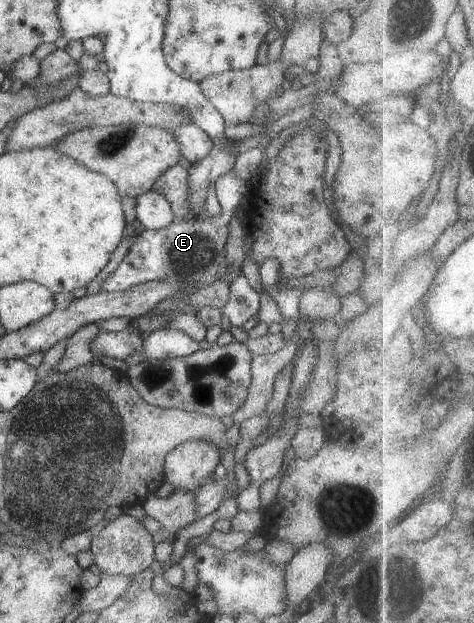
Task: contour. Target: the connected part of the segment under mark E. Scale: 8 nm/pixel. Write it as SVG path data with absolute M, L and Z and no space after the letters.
M231 169L215 180L215 193L221 204L221 214L214 217L195 217L190 221L174 220L162 229L145 229L133 242L119 267L103 284L103 291L124 291L147 281L182 283L182 289L171 297L184 299L191 293L217 282L222 268L222 254L229 234L229 221L248 192L249 182L237 177Z

